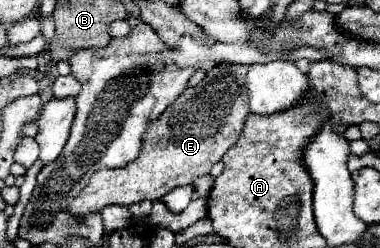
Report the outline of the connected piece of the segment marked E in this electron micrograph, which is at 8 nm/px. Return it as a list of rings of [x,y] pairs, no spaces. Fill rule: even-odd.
[[[225,62],[207,70],[205,78],[195,88],[187,88],[165,110],[165,116],[161,116],[161,120],[157,120],[157,124],[149,128],[149,136],[145,136],[145,148],[141,150],[141,156],[137,156],[137,160],[133,160],[133,164],[127,164],[125,168],[95,172],[89,184],[83,188],[83,192],[69,204],[69,212],[83,216],[87,212],[101,210],[107,204],[129,206],[141,200],[161,200],[169,190],[177,186],[187,186],[195,178],[209,174],[211,166],[223,158],[223,154],[231,148],[231,144],[239,138],[243,130],[247,116],[247,86],[245,86],[247,70],[249,66],[245,64],[225,64]]]

